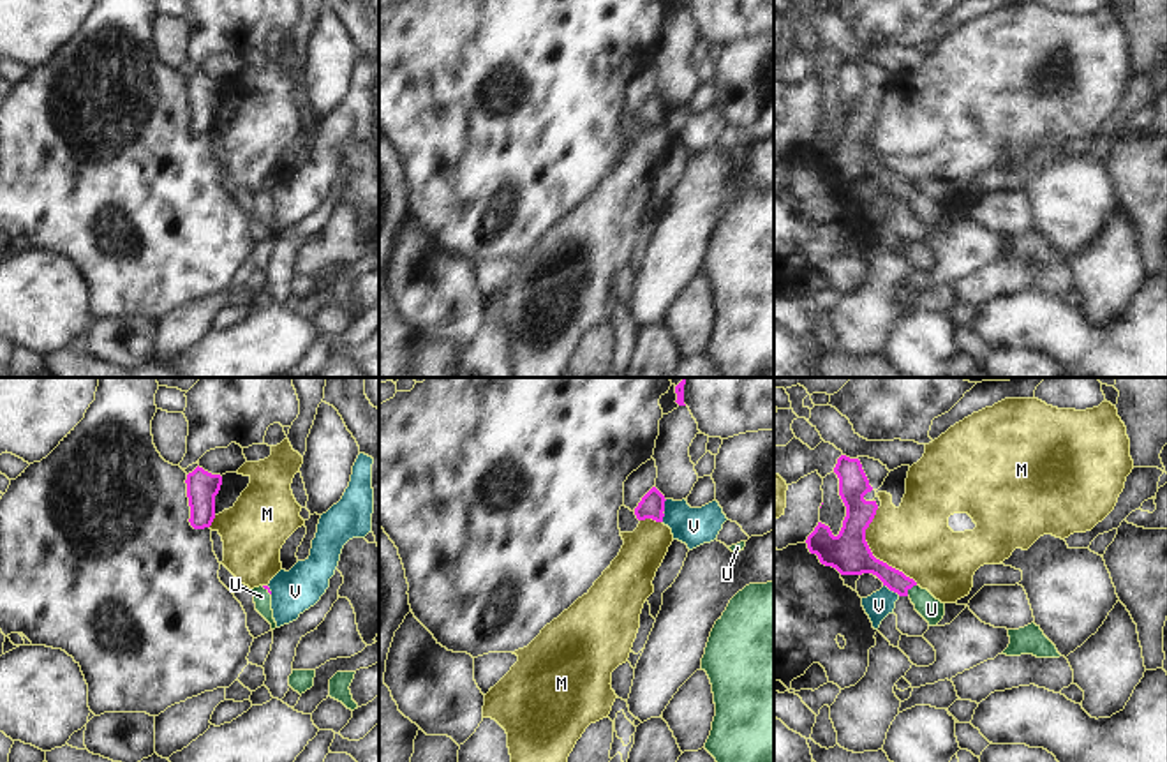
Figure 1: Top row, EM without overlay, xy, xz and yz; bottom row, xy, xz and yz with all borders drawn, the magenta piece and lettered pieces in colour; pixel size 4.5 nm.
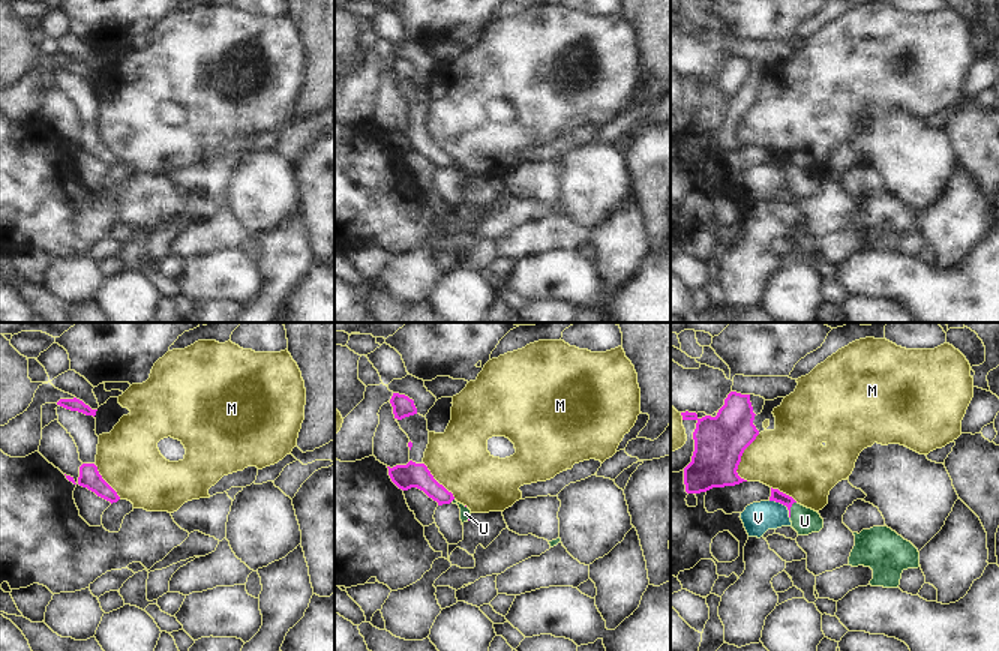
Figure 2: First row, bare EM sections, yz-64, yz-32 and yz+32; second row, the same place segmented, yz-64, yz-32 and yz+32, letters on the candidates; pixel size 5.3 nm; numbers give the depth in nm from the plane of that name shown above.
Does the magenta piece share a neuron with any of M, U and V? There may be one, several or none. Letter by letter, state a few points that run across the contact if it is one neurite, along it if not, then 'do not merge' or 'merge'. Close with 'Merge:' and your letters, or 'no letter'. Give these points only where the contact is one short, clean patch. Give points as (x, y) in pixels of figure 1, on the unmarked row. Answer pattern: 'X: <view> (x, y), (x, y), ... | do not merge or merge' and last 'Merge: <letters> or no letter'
M: do not merge
U: yz (862, 166), (910, 193), (931, 214) | merge
V: xz (667, 104), (661, 126) | do not merge
Merge: U

